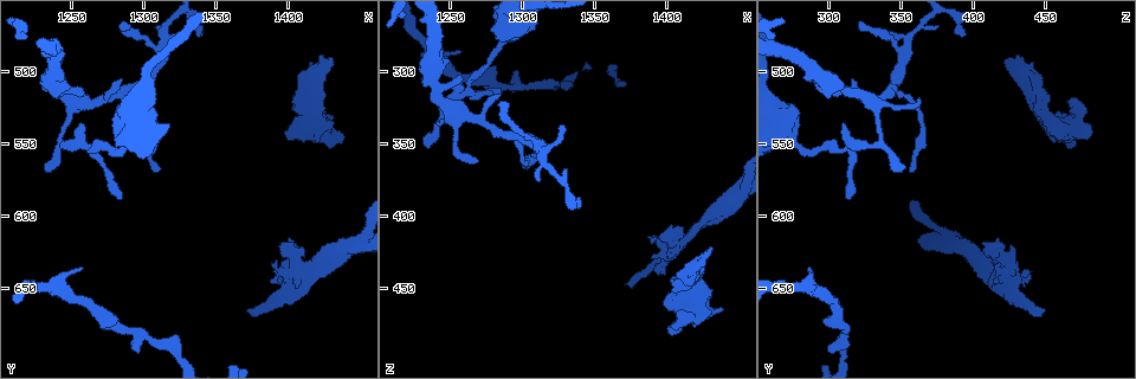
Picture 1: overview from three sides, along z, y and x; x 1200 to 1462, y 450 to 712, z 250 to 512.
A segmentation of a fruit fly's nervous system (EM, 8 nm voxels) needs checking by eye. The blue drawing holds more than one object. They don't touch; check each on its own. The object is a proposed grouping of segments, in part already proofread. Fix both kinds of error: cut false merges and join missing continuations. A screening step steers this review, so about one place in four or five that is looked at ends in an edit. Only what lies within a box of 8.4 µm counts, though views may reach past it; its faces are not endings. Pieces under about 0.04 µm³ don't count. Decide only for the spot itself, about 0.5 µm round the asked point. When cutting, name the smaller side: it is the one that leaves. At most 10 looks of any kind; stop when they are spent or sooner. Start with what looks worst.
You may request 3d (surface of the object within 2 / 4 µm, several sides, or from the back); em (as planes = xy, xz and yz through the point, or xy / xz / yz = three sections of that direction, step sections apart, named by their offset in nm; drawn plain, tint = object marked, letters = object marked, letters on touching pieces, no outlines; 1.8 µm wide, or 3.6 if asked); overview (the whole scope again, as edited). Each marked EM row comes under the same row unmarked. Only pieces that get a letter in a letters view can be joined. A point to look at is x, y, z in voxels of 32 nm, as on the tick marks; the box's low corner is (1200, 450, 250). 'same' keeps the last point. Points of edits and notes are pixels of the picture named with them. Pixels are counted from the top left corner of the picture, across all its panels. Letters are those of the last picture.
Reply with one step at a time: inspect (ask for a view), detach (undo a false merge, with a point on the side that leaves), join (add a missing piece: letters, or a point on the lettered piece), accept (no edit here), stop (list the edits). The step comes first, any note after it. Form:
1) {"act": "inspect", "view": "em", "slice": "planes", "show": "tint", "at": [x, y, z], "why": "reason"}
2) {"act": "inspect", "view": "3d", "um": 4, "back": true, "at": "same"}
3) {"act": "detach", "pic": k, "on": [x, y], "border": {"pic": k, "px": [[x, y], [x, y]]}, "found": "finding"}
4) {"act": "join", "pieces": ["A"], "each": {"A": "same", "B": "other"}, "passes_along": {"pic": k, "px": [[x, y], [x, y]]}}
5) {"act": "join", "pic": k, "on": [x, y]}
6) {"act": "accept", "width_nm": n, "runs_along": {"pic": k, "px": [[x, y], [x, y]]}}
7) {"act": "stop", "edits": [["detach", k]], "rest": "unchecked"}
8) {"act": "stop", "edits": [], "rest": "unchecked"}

{"act": "inspect", "view": "em", "slice": "planes", "show": "letters", "at": [1432, 492, 422], "why": "free end"}

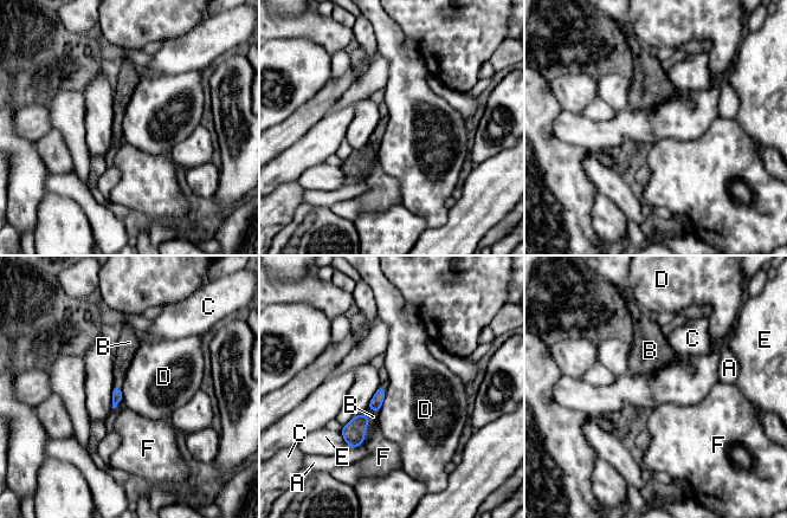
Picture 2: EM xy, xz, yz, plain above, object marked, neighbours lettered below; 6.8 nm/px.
{"act": "join", "pieces": ["B"], "each": {"A": "other", "B": "same", "C": "other", "D": "other", "E": "other", "F": "other"}, "passes_along": {"pic": 2, "px": [[354, 432], [366, 426], [373, 416]]}, "found": "it goes on there"}

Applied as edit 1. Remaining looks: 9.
{"act": "inspect", "view": "overview", "why": "see it whole again"}

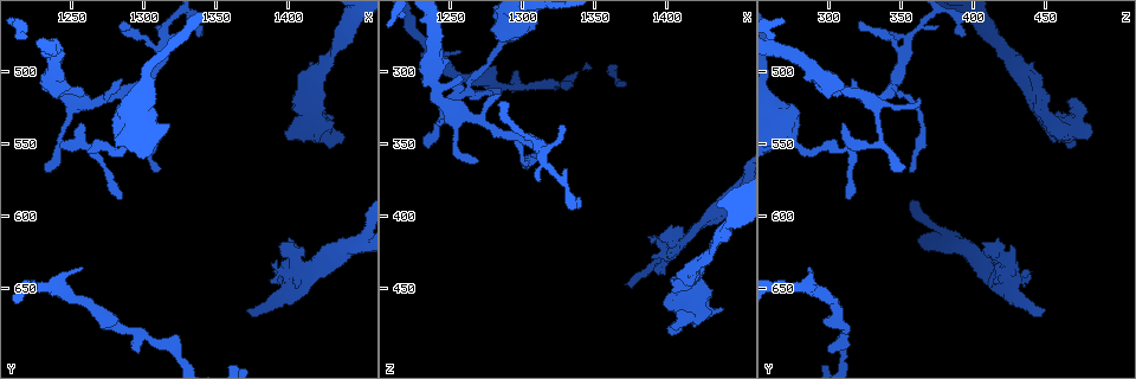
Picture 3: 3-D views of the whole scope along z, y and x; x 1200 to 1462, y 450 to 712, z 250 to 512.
{"act": "inspect", "view": "em", "slice": "xz", "step": 16, "show": "letters", "at": [1258, 634, 286], "why": "an open end"}

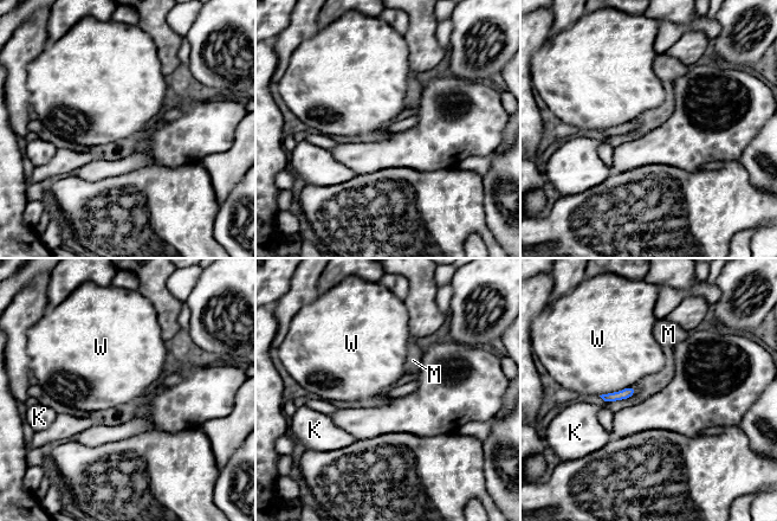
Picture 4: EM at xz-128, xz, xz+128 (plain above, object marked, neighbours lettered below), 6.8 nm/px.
{"act": "inspect", "view": "em", "slice": "planes", "show": "letters", "at": "same"}

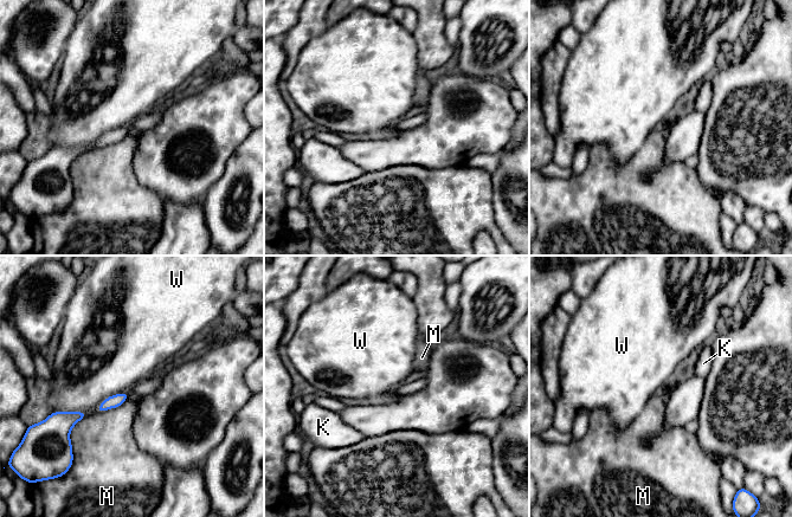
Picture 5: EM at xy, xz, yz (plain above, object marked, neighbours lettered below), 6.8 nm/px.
{"act": "accept", "each": {"K": "other", "M": "other", "W": "other"}, "border": {"pic": 5, "px": [[128, 392], [109, 395], [95, 411]]}, "found": "no lettered piece goes on from it"}

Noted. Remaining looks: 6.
{"act": "inspect", "view": "em", "slice": "yz", "step": 4, "show": "tint", "at": [1294, 694, 300], "why": "an open end"}

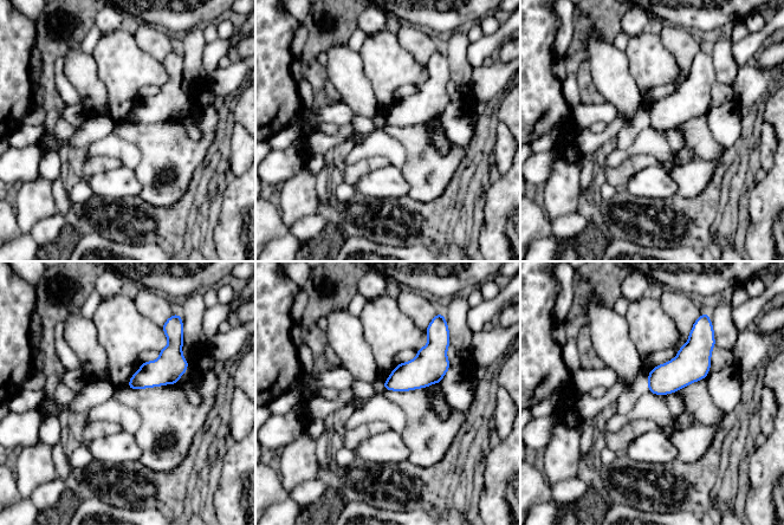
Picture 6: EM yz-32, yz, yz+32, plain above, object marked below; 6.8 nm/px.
{"act": "inspect", "view": "em", "slice": "planes", "show": "letters", "at": "same"}

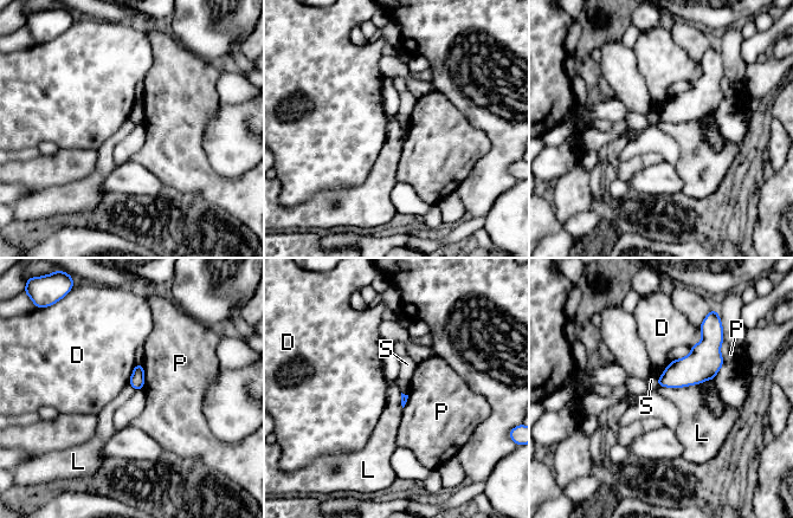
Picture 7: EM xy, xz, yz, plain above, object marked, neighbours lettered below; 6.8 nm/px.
{"act": "accept", "each": {"D": "other", "L": "other", "P": "other", "S": "other"}, "border": {"pic": 7, "px": [[697, 383], [682, 387], [657, 386]]}, "found": "none of them fits"}

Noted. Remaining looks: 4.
{"act": "inspect", "view": "em", "slice": "yz", "step": 8, "show": "tint", "at": [1284, 588, 312], "why": "branch stops here"}

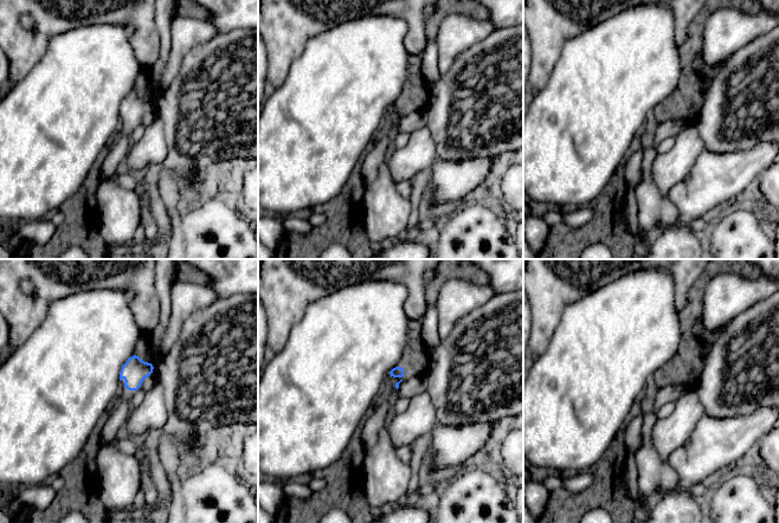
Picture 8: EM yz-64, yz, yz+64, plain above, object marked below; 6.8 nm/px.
{"act": "inspect", "view": "em", "slice": "planes", "show": "letters", "at": "same", "why": "cut it another way"}

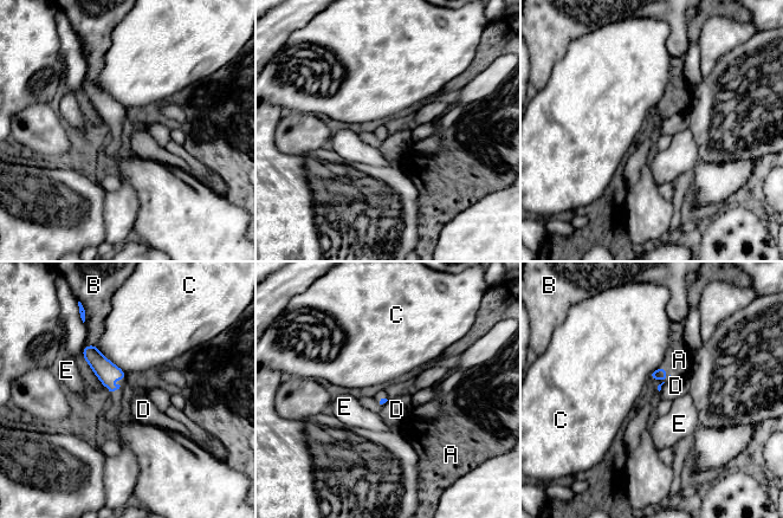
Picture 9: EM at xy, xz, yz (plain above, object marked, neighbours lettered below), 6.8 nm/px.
{"act": "accept", "each": {"A": "other", "B": "other", "C": "other", "D": "other", "E": "other"}, "found": "no lettered piece goes on from it"}

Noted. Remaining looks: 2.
{"act": "stop", "edits": [["join", 2]], "rest": "unchecked"}

